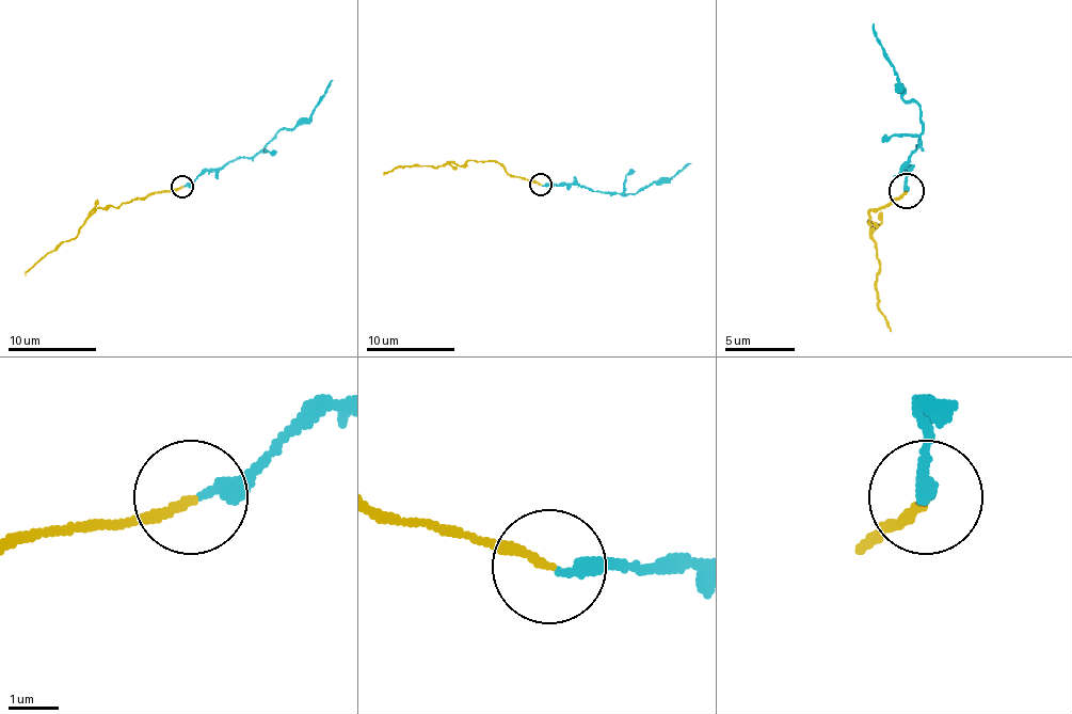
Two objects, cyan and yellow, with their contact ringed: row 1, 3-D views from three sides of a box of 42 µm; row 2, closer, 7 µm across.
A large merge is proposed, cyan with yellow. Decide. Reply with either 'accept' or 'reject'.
accept

